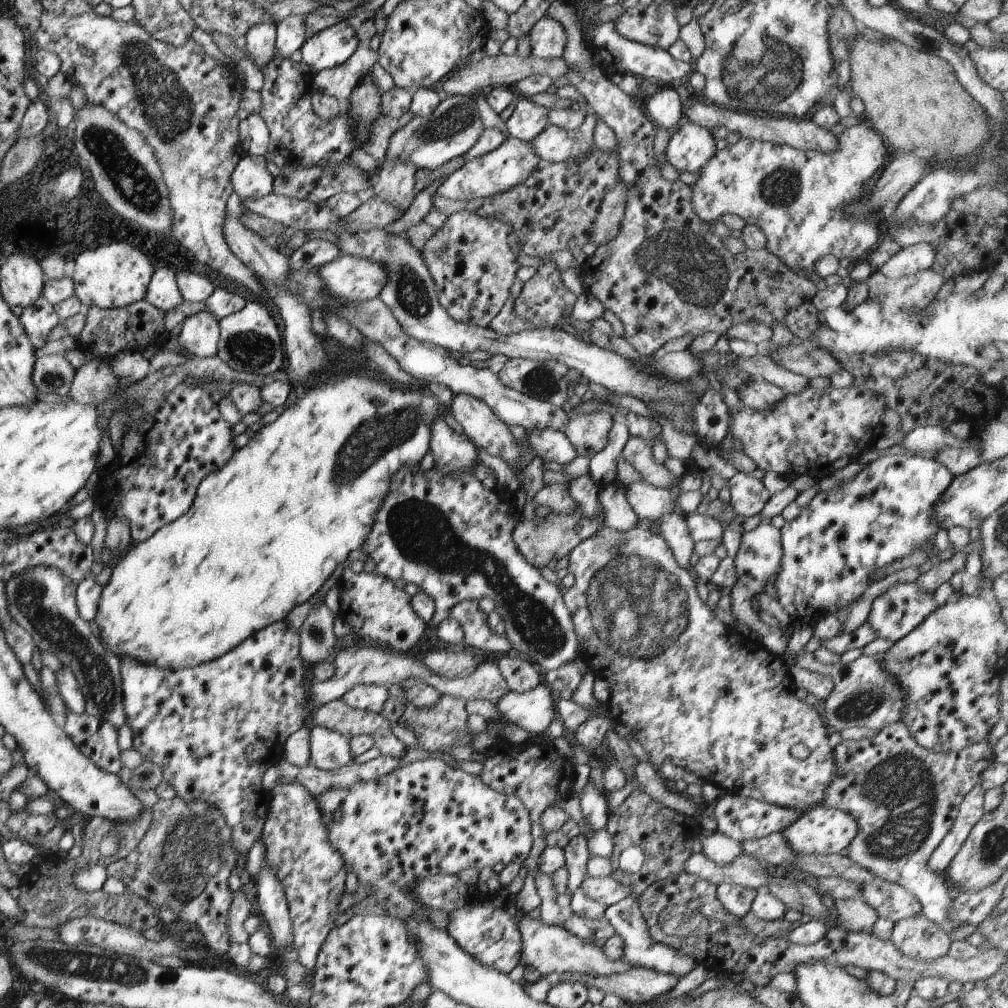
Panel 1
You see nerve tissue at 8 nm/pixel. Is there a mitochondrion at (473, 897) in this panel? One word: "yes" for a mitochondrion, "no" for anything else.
no

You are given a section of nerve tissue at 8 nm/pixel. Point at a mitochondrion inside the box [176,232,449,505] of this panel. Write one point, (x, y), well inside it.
(370, 441)

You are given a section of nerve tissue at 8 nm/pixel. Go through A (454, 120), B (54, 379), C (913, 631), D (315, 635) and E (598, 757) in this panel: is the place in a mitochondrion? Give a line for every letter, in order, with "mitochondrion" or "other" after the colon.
A: mitochondrion
B: mitochondrion
C: other
D: mitochondrion
E: other

